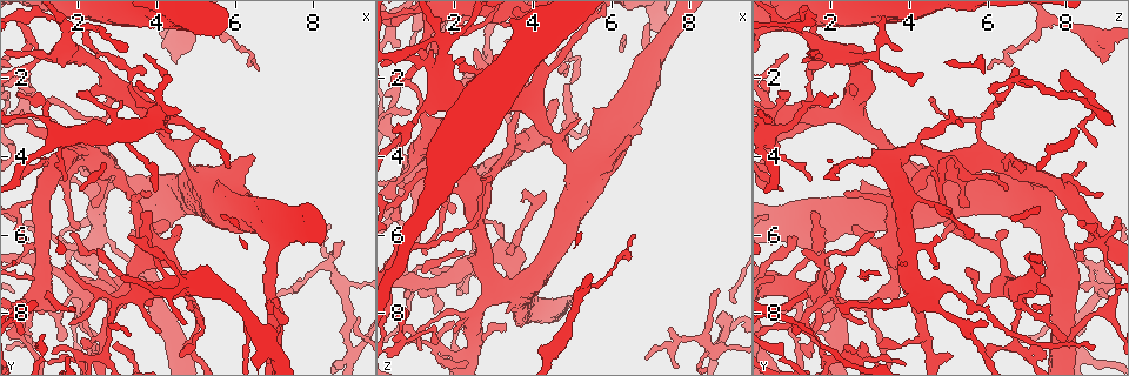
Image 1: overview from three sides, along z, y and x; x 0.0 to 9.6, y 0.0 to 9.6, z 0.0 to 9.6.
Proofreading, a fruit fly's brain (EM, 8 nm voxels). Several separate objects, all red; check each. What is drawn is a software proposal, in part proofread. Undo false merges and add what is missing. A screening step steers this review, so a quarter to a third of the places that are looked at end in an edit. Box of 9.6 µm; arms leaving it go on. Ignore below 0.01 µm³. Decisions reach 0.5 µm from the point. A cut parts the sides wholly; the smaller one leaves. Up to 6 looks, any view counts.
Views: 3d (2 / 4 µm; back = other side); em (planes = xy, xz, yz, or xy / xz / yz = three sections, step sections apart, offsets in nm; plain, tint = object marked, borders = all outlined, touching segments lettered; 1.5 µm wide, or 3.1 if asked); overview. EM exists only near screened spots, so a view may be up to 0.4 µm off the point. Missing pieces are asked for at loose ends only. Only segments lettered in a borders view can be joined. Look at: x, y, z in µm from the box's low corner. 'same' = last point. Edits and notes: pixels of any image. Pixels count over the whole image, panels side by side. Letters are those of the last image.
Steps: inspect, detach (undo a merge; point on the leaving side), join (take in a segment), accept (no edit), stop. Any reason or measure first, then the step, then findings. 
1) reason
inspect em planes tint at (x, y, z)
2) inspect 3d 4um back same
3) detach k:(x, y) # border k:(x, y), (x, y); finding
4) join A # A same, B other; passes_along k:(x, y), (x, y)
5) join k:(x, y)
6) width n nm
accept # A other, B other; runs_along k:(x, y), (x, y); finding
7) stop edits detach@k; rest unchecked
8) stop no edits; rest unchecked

three arms meet
inspect em planes borders at (2.45, 8.90, 6.65)

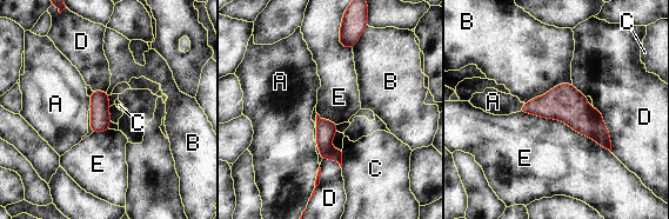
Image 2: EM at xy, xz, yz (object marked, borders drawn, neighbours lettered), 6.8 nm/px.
accept # A other, B other, C other, D other, E other; border 2:(517, 112), (560, 119), (610, 152); continuous, no second neuron

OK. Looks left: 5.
sharp bend
inspect em planes borders at (8.95, 8.90, 8.30)

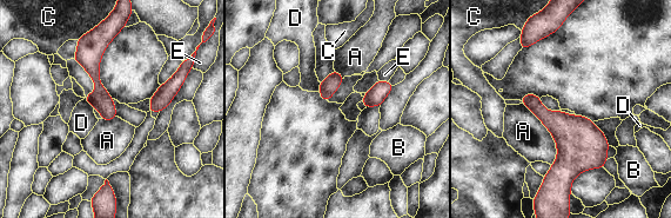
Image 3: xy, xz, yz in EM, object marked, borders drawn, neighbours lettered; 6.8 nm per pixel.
accept # A other, B other, C other, D other, E other; border 3:(84, 98), (94, 107); continuous, no second neuron

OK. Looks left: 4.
thick turns thin
inspect em planes tint at (1.30, 1.40, 1.60)

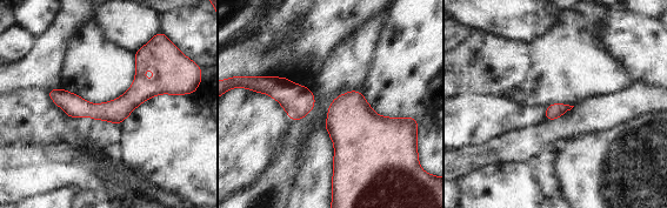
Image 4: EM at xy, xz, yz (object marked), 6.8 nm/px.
what lies round it
inspect em planes borders same

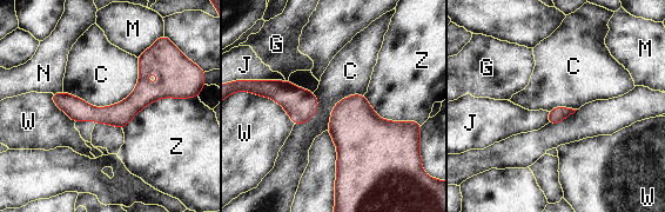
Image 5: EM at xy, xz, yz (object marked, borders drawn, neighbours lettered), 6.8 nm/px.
longest_contact C 550 nm
accept # C other, G other, J other, M other, N other, W other, Z other; border 5:(139, 60), (115, 104), (64, 91); continuous, no second neuron

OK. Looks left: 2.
stop no edits; rest unchecked

